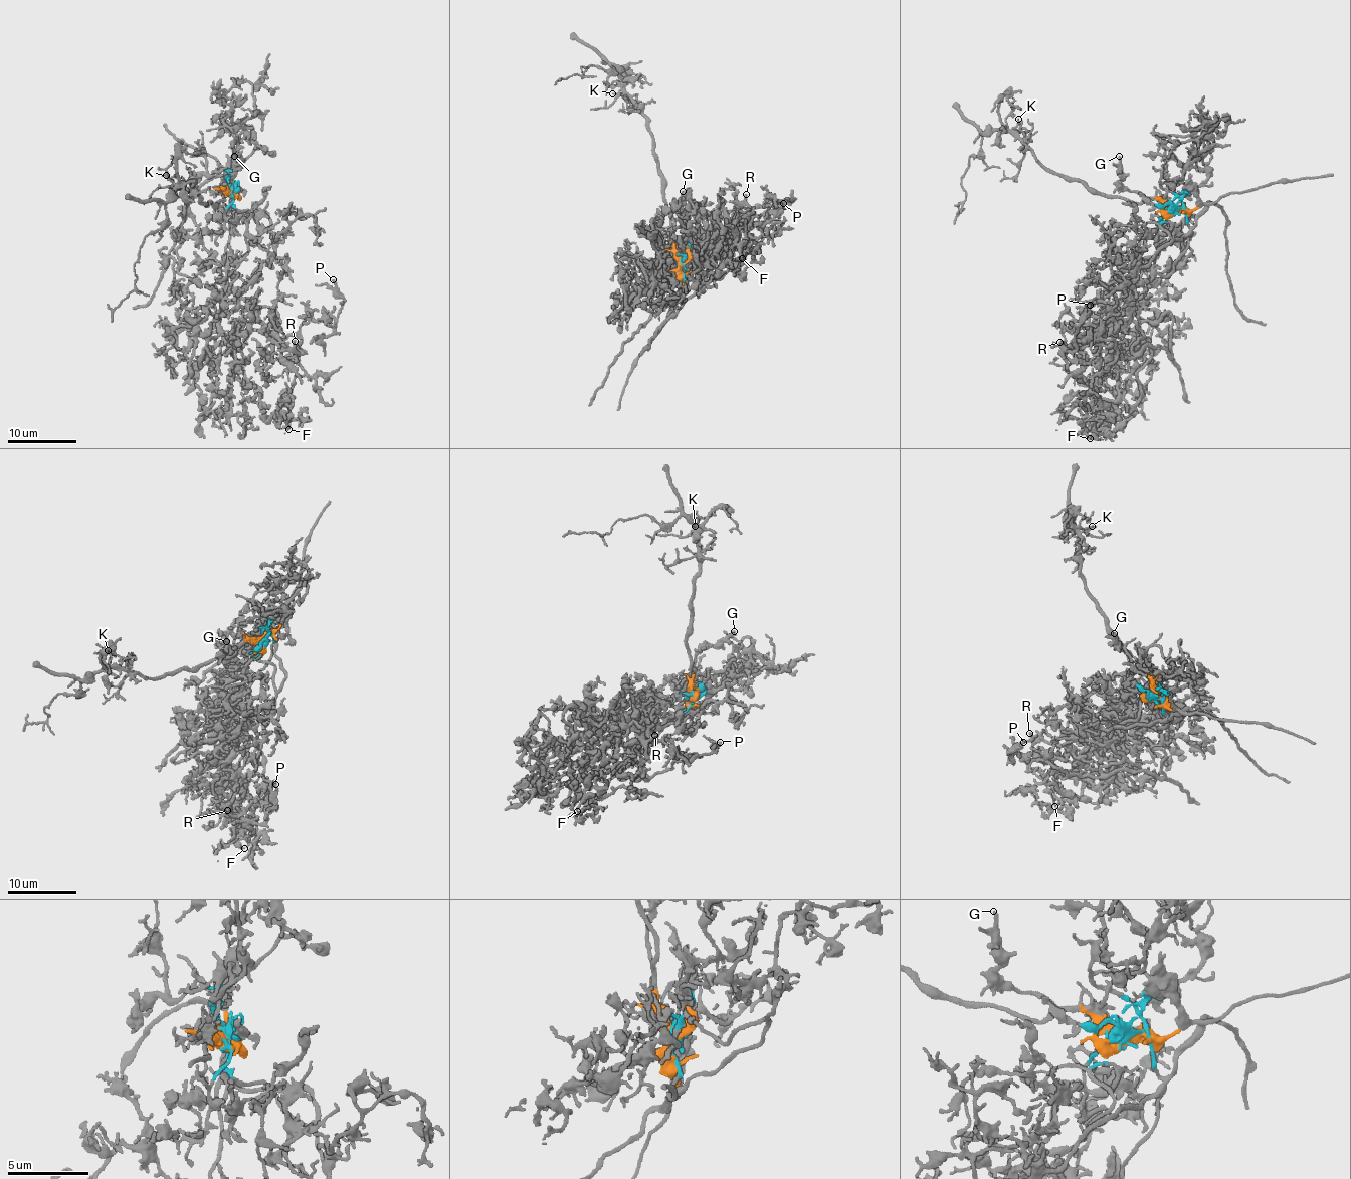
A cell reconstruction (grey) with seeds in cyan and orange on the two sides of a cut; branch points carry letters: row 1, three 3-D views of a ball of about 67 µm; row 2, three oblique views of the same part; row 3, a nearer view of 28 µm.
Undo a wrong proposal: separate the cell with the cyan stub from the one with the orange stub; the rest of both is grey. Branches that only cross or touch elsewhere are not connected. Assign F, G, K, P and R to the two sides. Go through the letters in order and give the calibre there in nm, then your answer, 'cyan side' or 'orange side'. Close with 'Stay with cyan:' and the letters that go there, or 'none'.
F: 160 nm | cyan side
G: 240 nm | orange side
K: 90 nm | orange side
P: 160 nm | cyan side
R: 150 nm | cyan side
Stay with cyan: F, P, R

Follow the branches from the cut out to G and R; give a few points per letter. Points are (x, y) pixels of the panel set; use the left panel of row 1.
G: (231, 192), (220, 189), (229, 185), (234, 156)
R: (231, 192), (230, 204), (252, 213), (284, 267), (272, 318), (281, 345), (291, 348), (295, 340)

